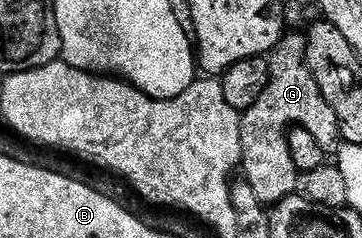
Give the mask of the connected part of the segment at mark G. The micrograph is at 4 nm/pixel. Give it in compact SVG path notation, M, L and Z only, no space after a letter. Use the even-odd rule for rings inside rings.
M283 34L282 39L269 52L270 76L268 89L252 105L252 109L241 112L242 117L242 161L241 166L254 167L260 178L270 175L270 155L289 156L288 132L291 127L303 127L324 145L328 153L337 152L342 143L340 125L332 105L324 97L313 70L306 63L306 41L301 34Z

